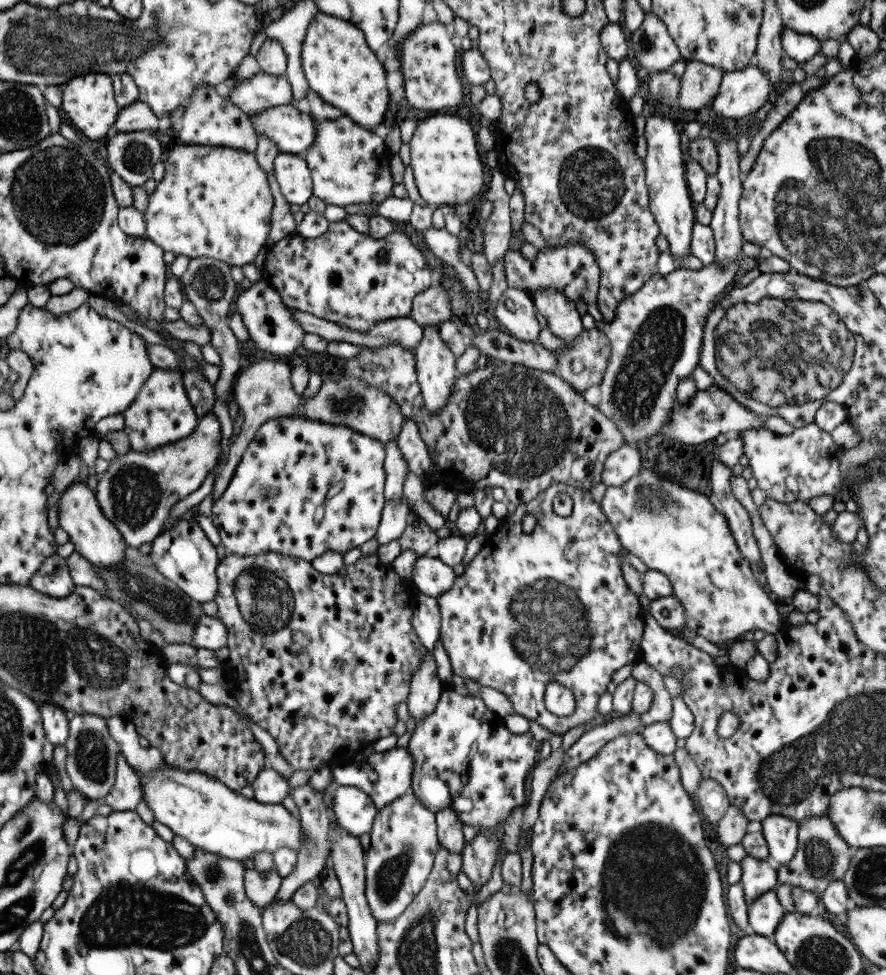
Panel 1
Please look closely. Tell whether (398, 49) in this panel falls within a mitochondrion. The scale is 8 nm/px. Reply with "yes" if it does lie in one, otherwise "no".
no

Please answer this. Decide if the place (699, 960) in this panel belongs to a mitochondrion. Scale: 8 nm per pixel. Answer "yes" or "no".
no

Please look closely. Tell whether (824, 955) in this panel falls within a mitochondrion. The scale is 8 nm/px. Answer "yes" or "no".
yes

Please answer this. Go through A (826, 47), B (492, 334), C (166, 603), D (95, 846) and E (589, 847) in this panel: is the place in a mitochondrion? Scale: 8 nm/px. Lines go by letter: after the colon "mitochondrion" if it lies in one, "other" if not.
A: other
B: other
C: mitochondrion
D: other
E: other

